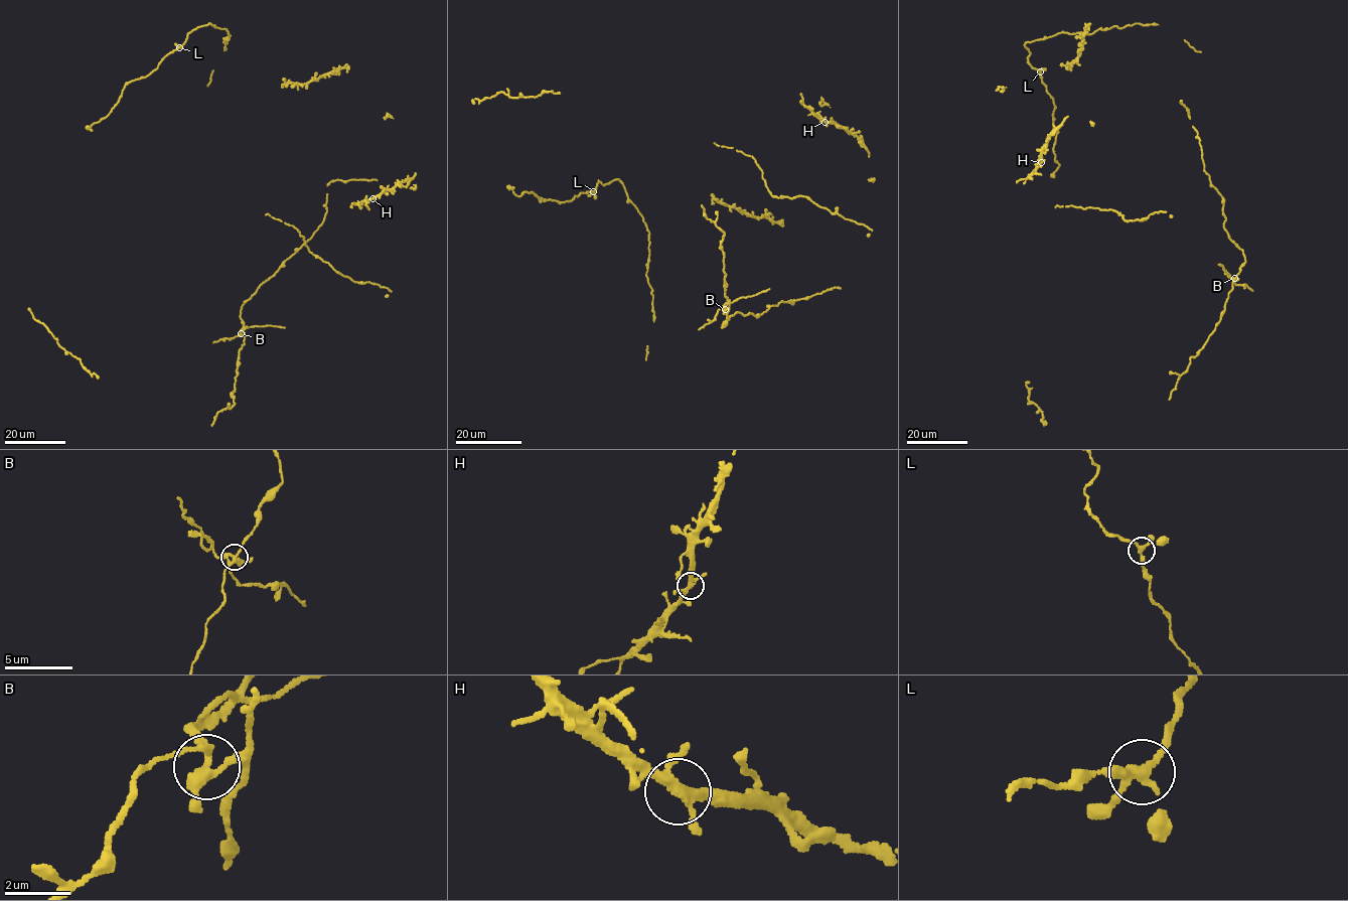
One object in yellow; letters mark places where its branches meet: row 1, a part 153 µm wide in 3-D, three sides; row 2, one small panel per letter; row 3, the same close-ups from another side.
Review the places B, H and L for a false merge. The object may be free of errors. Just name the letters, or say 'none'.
B

